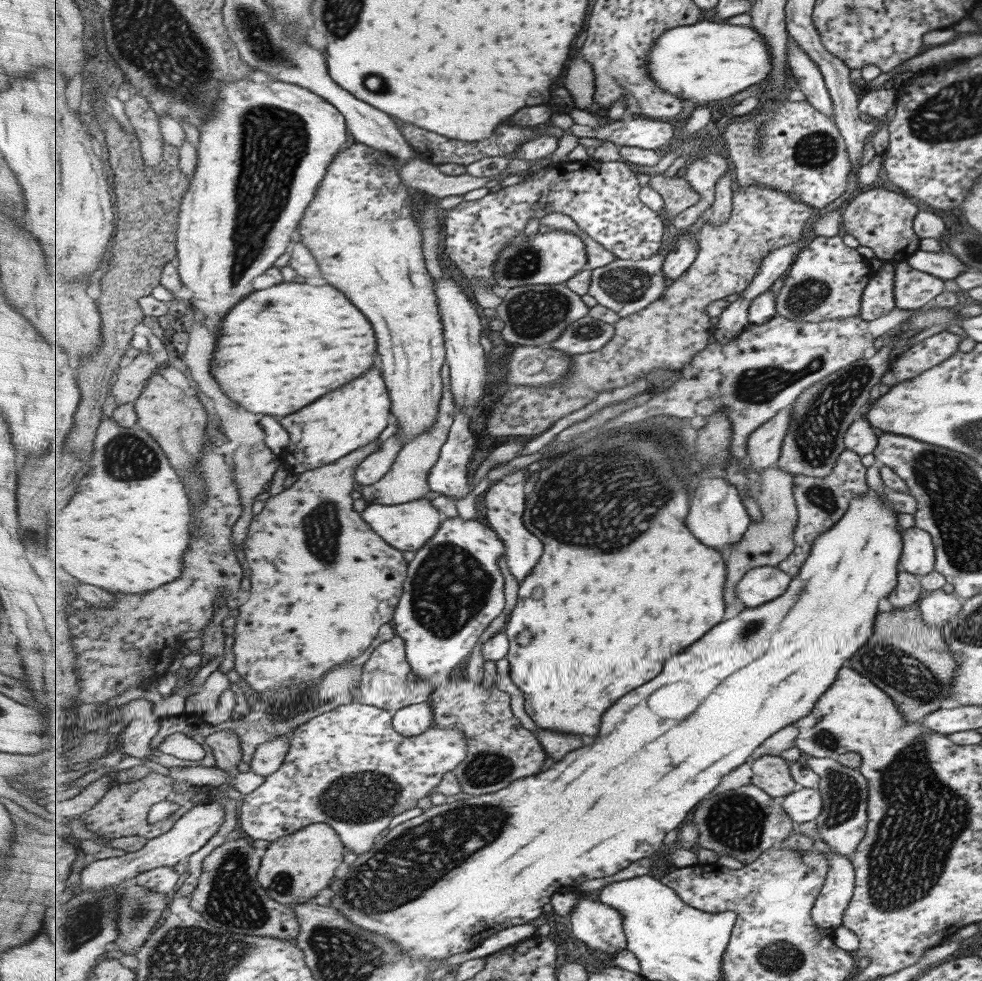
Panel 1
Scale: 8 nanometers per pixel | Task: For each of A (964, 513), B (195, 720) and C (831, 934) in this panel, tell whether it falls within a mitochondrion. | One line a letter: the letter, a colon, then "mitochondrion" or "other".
A: mitochondrion
B: other
C: other

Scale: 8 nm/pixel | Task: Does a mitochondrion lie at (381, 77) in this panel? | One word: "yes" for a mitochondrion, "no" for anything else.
yes

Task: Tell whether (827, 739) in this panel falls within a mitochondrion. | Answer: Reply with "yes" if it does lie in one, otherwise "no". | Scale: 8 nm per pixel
yes

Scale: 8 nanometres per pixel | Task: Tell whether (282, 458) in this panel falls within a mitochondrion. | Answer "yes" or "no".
no

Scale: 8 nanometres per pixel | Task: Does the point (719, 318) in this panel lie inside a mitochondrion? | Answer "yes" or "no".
no

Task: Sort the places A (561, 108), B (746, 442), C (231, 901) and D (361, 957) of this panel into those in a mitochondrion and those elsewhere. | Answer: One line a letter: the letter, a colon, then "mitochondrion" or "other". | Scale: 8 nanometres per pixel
A: other
B: other
C: mitochondrion
D: mitochondrion

